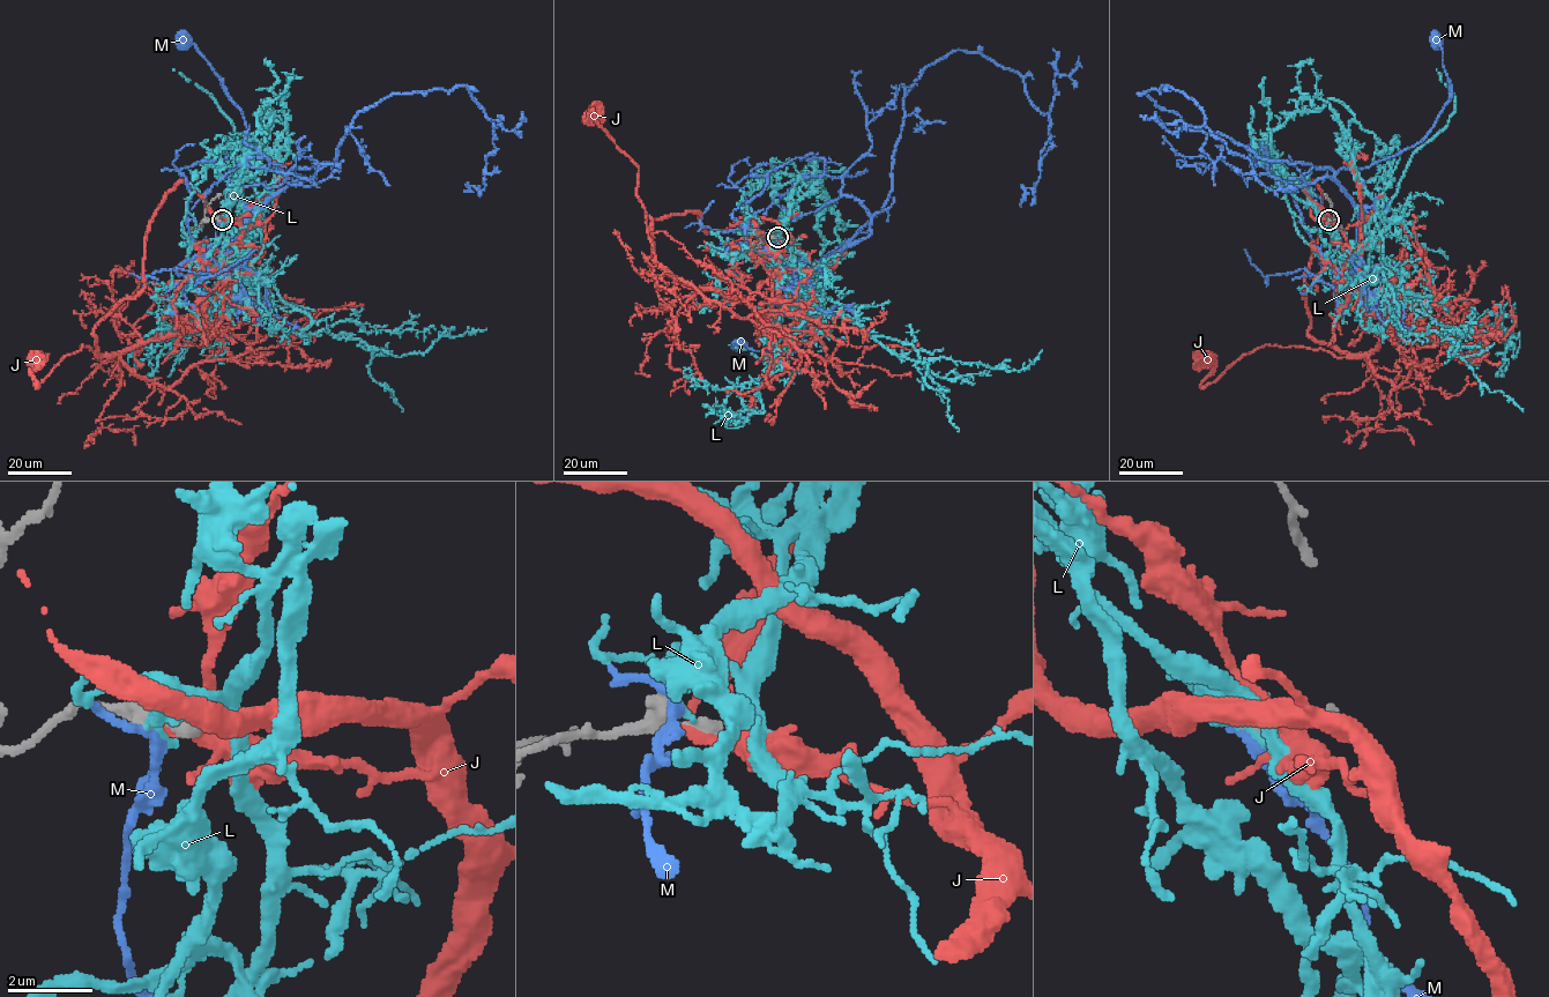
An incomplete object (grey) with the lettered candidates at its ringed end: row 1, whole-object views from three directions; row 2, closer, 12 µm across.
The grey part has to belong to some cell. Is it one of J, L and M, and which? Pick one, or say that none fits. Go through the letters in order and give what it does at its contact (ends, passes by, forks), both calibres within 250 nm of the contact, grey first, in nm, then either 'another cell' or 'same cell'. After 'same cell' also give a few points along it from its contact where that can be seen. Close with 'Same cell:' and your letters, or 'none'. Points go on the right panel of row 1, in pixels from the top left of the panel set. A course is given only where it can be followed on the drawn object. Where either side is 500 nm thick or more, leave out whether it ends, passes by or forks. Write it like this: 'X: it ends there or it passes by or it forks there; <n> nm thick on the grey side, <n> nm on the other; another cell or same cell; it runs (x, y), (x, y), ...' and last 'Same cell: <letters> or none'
J: it ends there; 380 nm thick on the grey side, 320 nm on the other; another cell
L: it ends there; 360 nm thick on the grey side, 130 nm on the other; another cell
M: it passes by; 440 nm thick on the grey side, 240 nm on the other; another cell
Same cell: none

